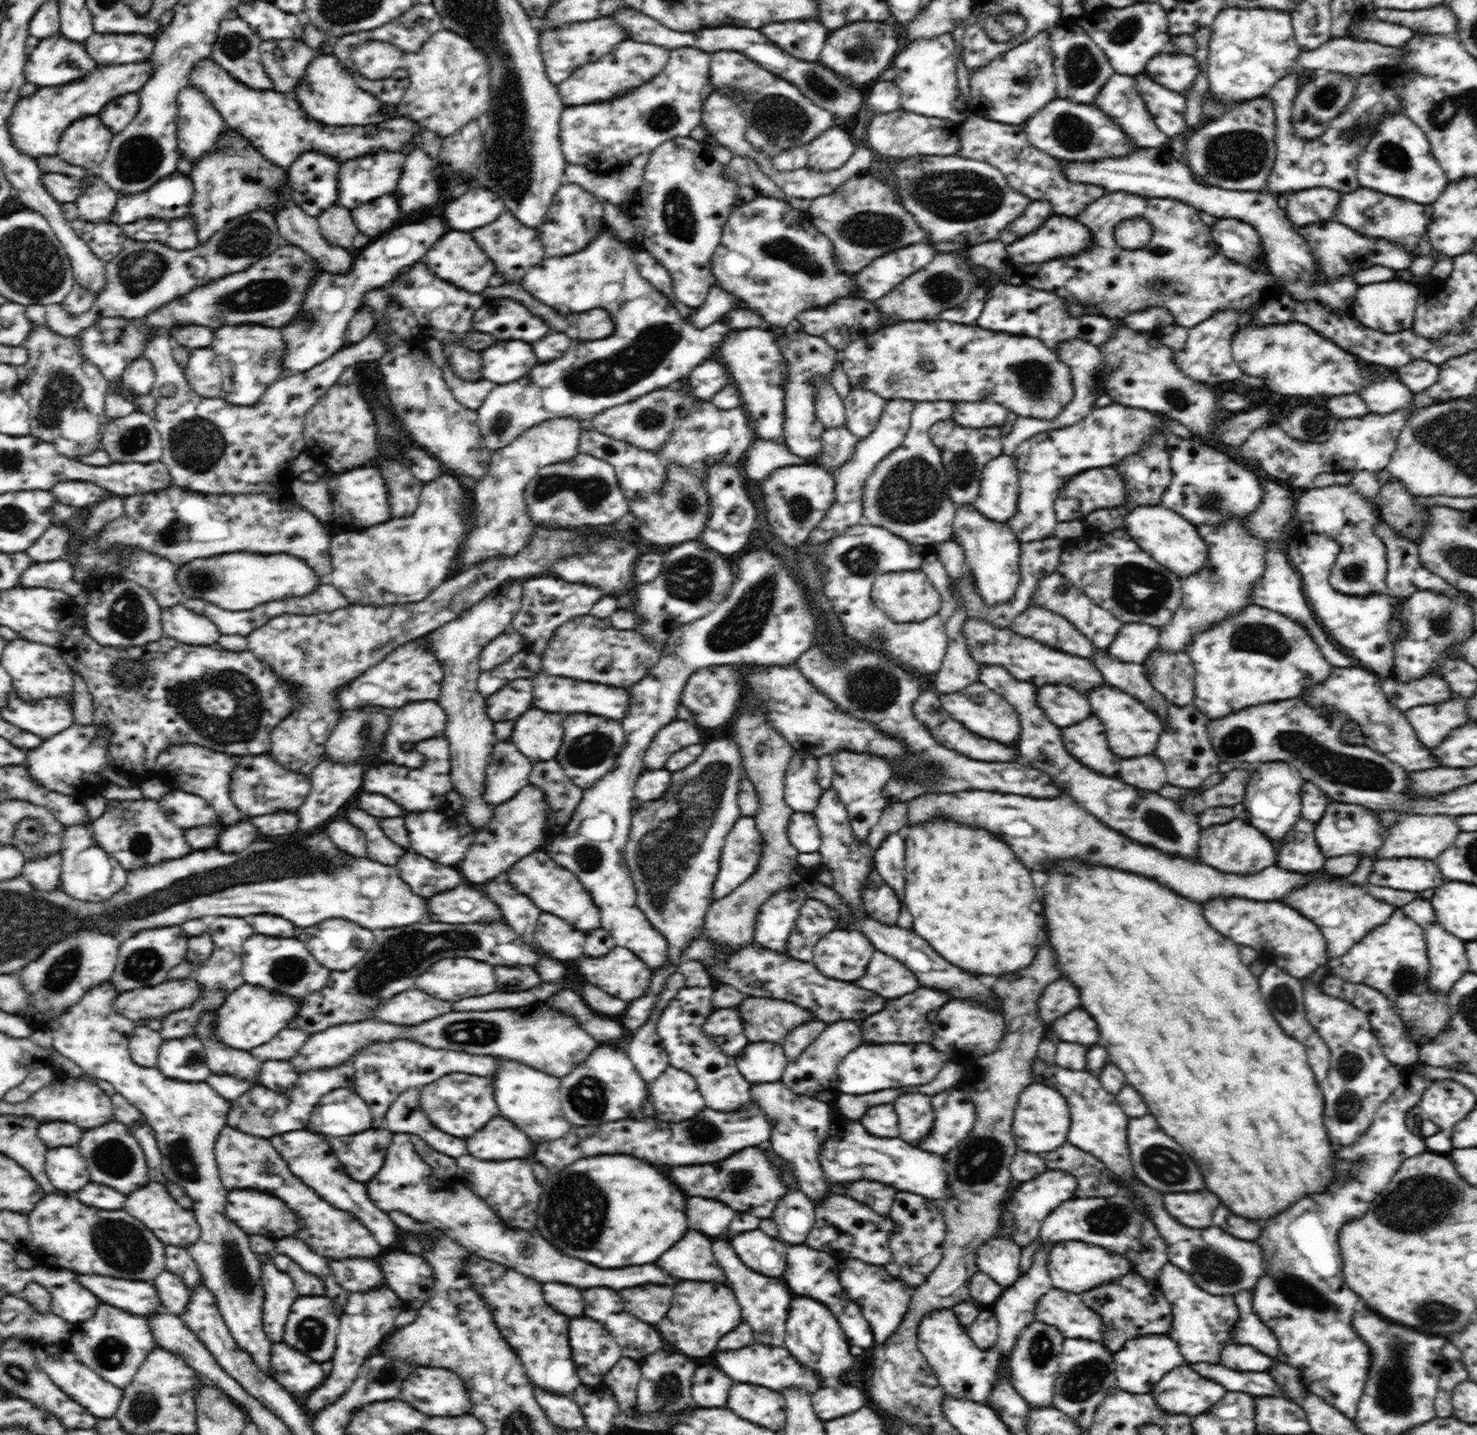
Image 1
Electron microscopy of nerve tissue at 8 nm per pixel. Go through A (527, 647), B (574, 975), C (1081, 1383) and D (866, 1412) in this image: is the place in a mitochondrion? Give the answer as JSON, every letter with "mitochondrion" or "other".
{"A":"other","B":"other","C":"mitochondrion","D":"other"}

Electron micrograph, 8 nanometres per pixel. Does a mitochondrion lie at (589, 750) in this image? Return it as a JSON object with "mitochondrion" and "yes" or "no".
{"mitochondrion":"yes"}

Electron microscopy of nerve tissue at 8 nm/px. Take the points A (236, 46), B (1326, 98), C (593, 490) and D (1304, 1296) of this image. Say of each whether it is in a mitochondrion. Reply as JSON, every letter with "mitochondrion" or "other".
{"A":"mitochondrion","B":"mitochondrion","C":"mitochondrion","D":"mitochondrion"}

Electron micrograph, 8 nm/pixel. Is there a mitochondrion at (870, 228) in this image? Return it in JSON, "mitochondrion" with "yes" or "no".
{"mitochondrion":"yes"}

